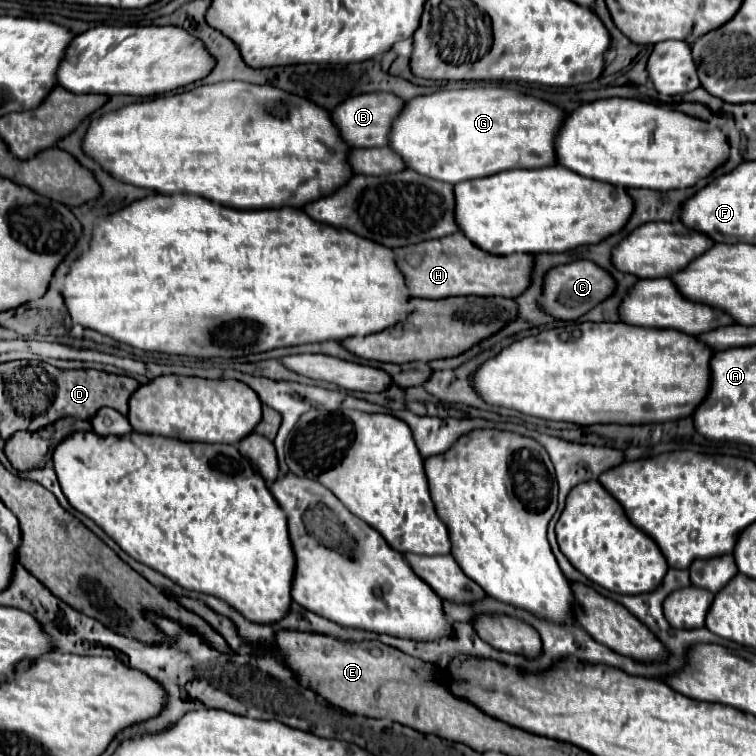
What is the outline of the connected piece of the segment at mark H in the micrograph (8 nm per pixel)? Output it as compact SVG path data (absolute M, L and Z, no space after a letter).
M453 233L441 239L423 241L419 245L407 245L393 249L395 263L401 269L409 297L443 299L455 295L479 295L479 297L517 297L521 295L531 277L533 255L489 255L475 249L461 233Z

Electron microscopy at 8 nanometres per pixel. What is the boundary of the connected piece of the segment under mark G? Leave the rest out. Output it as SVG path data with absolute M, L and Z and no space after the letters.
M501 87L477 89L445 89L431 95L419 95L403 103L401 111L393 117L387 135L387 147L395 151L407 169L445 183L459 183L465 179L489 177L507 169L537 169L553 165L551 161L551 133L559 125L563 111L551 103Z

